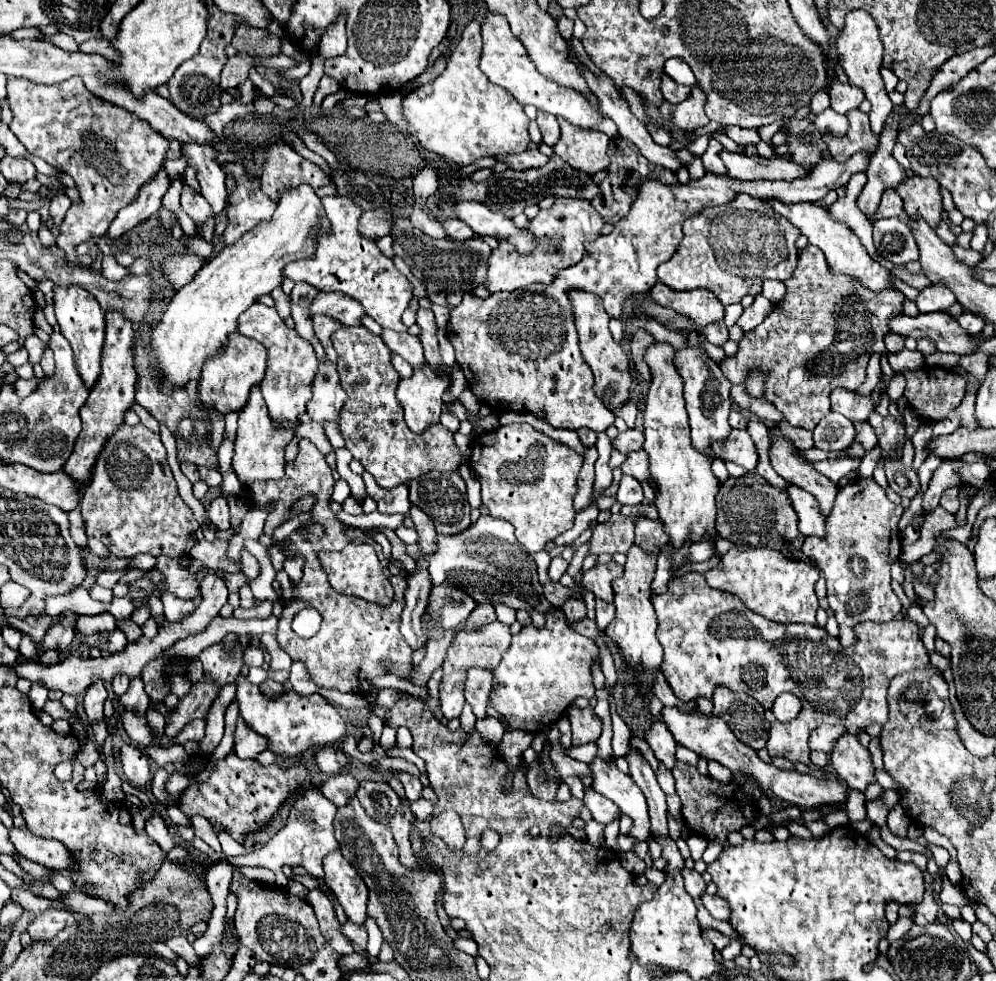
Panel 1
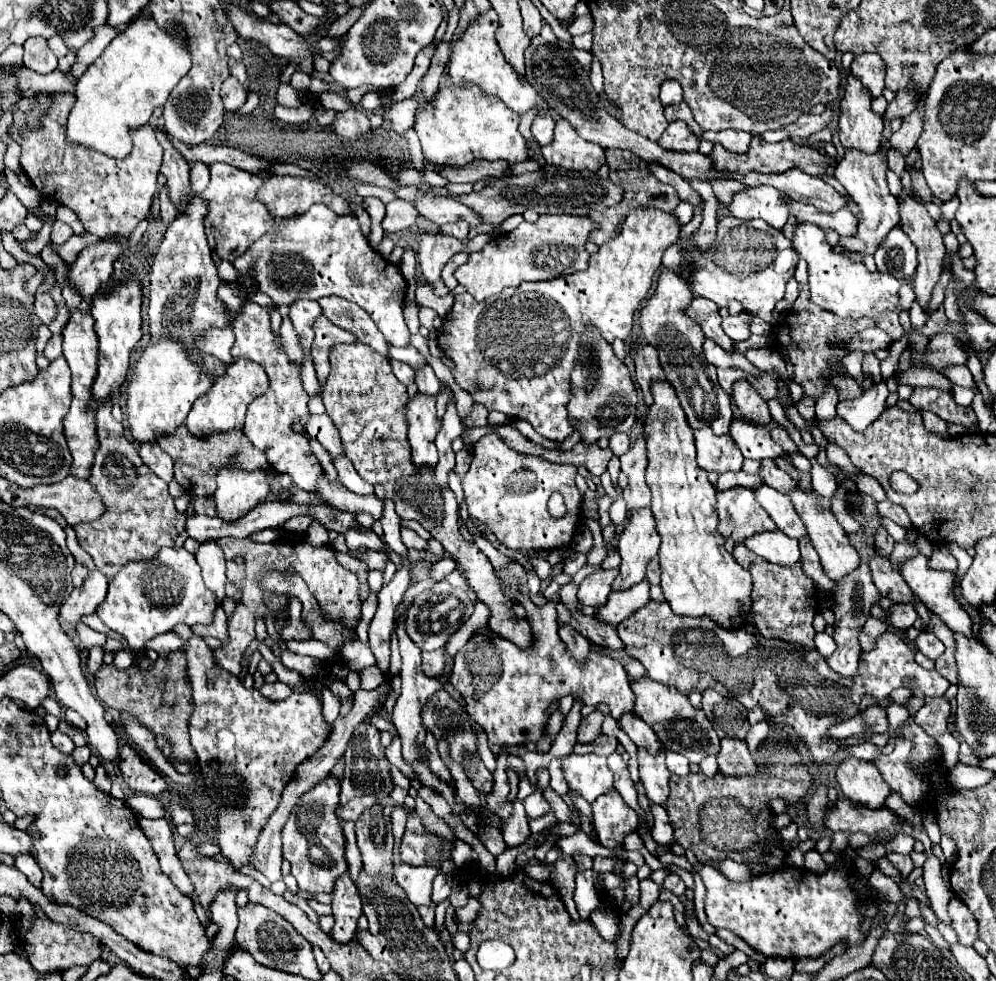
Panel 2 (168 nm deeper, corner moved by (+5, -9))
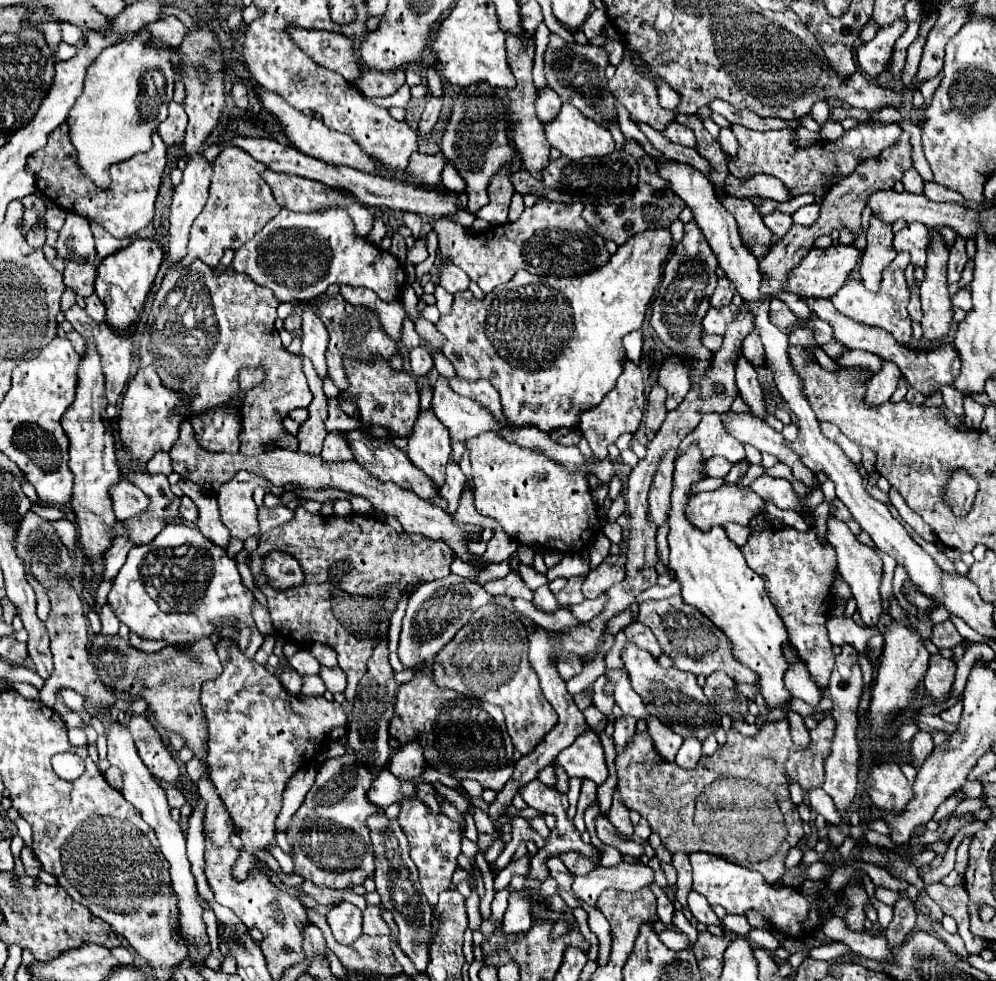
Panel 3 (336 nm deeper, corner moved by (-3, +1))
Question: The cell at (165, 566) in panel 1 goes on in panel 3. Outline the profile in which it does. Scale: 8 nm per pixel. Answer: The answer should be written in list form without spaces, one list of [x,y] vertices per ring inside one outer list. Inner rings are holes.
[[[185,523],[167,525],[151,543],[133,547],[107,595],[107,605],[117,619],[141,639],[165,639],[175,645],[217,633],[223,639],[237,641],[241,653],[251,661],[263,643],[263,635],[251,617],[253,601],[255,597],[243,585],[237,563],[217,545],[205,541],[199,529]],[[149,585],[155,585],[159,597],[149,593]]]

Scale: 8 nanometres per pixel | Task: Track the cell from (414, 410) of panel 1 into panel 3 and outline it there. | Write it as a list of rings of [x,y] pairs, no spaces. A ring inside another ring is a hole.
[[[433,409],[421,411],[413,437],[409,437],[407,457],[425,475],[429,475],[437,487],[445,481],[445,465],[451,455],[451,437],[445,425],[437,421]]]

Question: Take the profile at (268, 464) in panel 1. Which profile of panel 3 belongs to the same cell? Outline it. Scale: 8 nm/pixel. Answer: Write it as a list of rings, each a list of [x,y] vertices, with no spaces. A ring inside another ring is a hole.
[[[241,471],[231,481],[221,485],[217,493],[221,521],[229,529],[231,537],[241,541],[259,531],[257,505],[253,501],[255,487],[269,487],[269,481],[261,475]]]

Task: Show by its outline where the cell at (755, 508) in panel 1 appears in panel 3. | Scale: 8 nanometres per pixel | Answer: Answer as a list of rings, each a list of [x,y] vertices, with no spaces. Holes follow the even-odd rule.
[[[737,483],[693,495],[687,509],[689,521],[703,531],[725,523],[749,525],[749,521],[761,513],[765,513],[765,499],[753,493],[751,487],[739,487]]]

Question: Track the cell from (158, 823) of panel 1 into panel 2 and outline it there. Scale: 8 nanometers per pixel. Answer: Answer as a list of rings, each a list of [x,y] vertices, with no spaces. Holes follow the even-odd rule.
[[[139,819],[139,826],[149,839],[159,861],[161,861],[161,869],[165,875],[171,877],[171,881],[177,885],[177,889],[191,897],[193,903],[197,903],[195,891],[193,891],[193,883],[189,881],[187,873],[183,871],[179,859],[177,859],[177,851],[173,845],[173,827],[171,823],[163,819]]]

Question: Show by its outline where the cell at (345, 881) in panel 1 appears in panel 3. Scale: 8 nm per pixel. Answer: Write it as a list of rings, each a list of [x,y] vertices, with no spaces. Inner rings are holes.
[[[341,903],[327,913],[327,923],[341,945],[351,945],[361,935],[361,909]]]

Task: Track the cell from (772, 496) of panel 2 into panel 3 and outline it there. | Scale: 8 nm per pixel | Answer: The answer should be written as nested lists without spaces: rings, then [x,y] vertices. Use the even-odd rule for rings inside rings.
[[[761,475],[749,485],[759,497],[773,503],[779,509],[791,509],[799,515],[811,515],[815,507],[823,501],[823,493],[809,493],[805,499],[799,499],[793,491],[793,485],[787,479],[775,479],[769,475]]]

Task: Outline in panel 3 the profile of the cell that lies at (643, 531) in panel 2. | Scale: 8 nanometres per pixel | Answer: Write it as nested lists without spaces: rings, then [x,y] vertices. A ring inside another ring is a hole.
[[[667,453],[665,461],[661,461],[661,469],[657,469],[657,473],[653,477],[653,485],[651,485],[651,491],[649,491],[647,521],[653,523],[655,527],[661,527],[669,519],[675,457],[677,457],[677,453]]]

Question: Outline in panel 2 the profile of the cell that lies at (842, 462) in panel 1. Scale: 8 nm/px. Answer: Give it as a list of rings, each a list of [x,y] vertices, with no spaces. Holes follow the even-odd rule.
[[[763,459],[761,461],[761,469],[759,469],[757,477],[759,477],[759,481],[763,485],[771,485],[771,487],[775,487],[781,493],[787,493],[789,489],[795,487],[795,483],[791,481],[791,477],[785,471],[777,469],[777,465],[773,465],[771,459]]]

